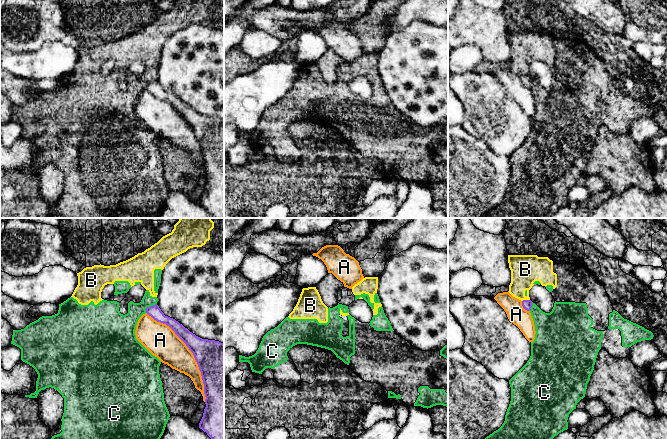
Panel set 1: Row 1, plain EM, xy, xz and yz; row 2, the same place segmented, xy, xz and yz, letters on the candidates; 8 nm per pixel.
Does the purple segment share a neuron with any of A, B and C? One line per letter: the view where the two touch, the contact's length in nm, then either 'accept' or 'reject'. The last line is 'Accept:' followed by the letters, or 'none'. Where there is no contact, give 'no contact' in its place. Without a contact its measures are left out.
A: contact in xy; length 850 nm; reject
B: contact in yz; length 70 nm; reject
C: contact in xy; length 120 nm; reject
Accept: none

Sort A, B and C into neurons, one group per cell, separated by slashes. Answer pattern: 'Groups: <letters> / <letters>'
Groups: A / B C

